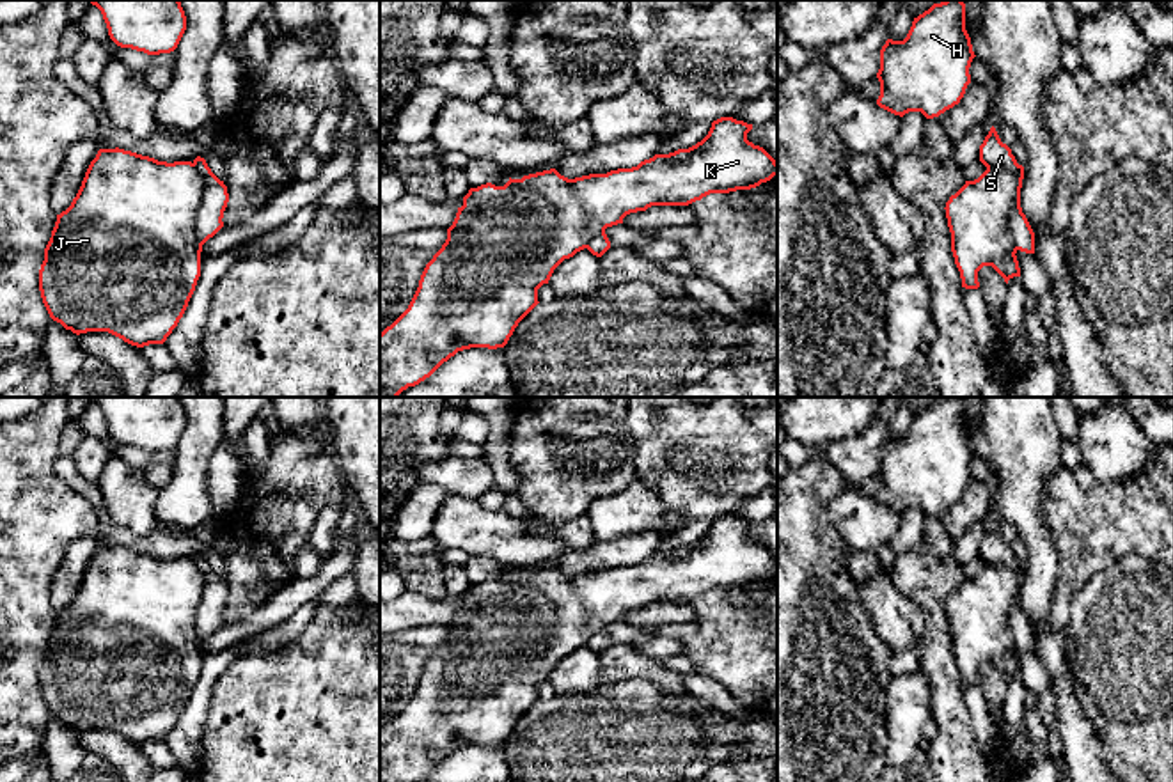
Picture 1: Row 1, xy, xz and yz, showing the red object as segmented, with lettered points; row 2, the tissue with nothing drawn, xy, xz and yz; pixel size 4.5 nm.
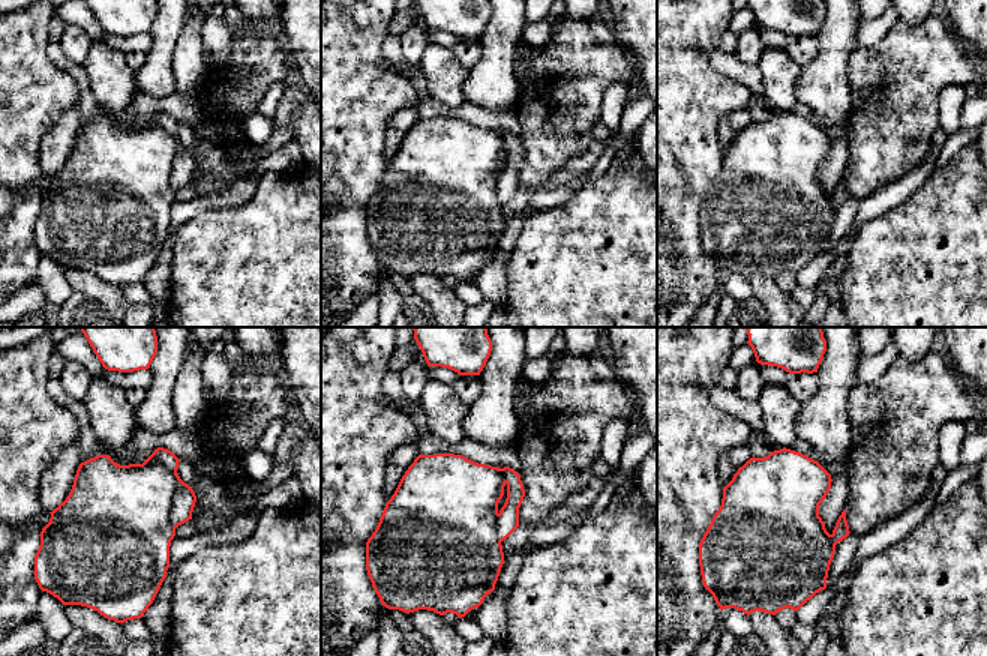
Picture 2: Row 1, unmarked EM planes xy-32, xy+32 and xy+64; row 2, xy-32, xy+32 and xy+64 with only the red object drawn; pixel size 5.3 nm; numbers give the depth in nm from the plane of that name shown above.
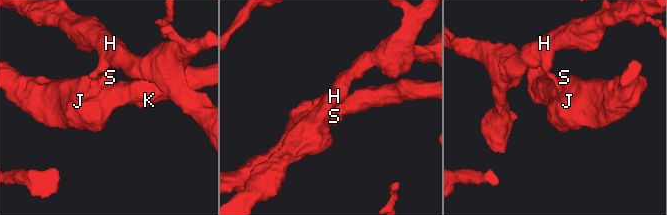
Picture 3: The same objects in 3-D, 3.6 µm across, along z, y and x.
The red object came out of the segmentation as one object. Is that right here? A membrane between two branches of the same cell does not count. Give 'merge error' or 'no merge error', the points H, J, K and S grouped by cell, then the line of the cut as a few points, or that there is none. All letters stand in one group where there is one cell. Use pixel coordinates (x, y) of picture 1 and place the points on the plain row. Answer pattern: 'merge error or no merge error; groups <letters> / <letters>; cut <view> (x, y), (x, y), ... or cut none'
merge error; groups H S / J K; cut xy (192, 561), (204, 578), (196, 616), (196, 635), (201, 642)

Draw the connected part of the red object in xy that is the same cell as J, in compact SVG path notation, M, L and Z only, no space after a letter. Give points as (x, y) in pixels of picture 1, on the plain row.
M99 546L71 603L57 612L39 667L39 688L50 715L73 731L108 729L144 745L163 741L183 715L201 674L202 642L195 615L206 587L192 559L158 559L124 546Z

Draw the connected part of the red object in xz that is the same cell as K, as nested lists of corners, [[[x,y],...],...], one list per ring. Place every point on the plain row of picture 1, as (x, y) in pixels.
[[[733,514],[712,520],[708,532],[689,546],[655,551],[632,566],[589,571],[575,576],[555,566],[511,576],[504,583],[492,580],[470,585],[458,605],[447,637],[426,661],[408,706],[380,731],[380,782],[419,782],[458,748],[470,745],[504,745],[518,720],[539,700],[538,686],[548,681],[554,667],[607,624],[623,621],[630,610],[651,603],[689,603],[710,590],[751,587],[777,573],[777,559],[747,537],[752,521]]]

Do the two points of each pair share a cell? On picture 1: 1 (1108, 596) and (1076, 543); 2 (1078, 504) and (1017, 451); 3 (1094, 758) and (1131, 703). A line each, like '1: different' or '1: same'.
1: different
2: different
3: different

